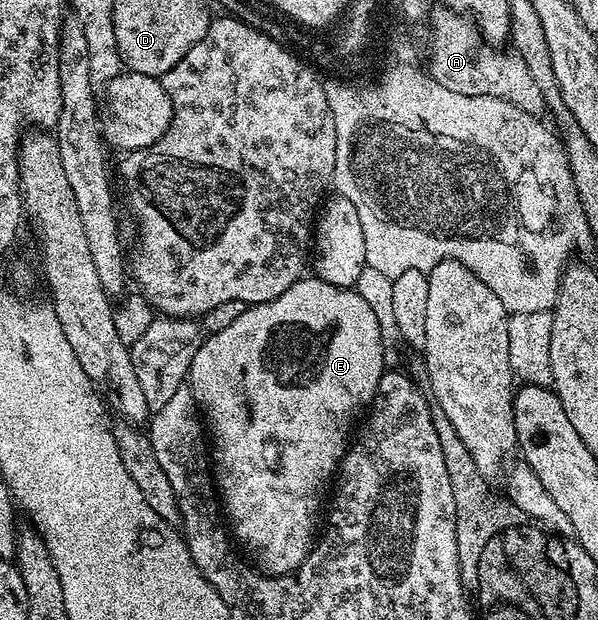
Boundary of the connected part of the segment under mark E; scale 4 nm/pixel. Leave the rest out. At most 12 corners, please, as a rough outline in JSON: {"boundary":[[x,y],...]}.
{"boundary":[[303,277],[198,347],[220,506],[310,555],[384,373],[357,289]]}

